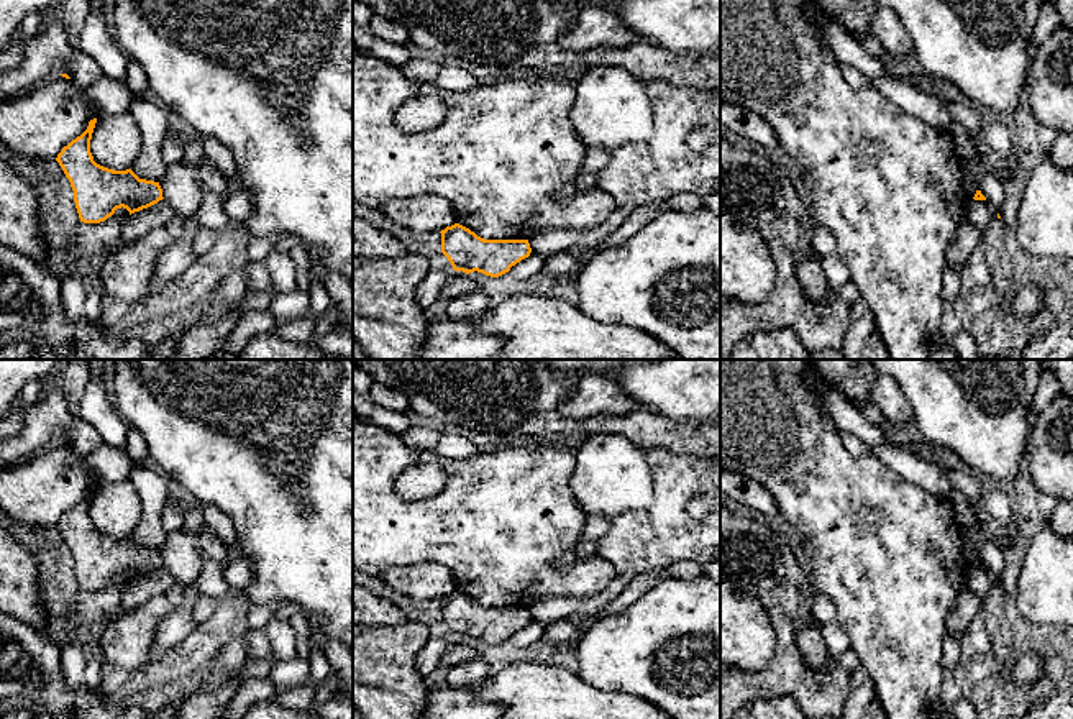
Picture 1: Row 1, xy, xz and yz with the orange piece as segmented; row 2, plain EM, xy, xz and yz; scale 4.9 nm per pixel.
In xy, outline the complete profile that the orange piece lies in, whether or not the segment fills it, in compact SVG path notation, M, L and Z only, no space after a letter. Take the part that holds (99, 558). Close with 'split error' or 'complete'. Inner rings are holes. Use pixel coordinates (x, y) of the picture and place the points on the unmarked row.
M97 486L90 488L87 497L56 525L74 558L80 589L100 591L116 576L123 575L131 583L162 568L159 550L139 547L131 537L113 538L94 529L90 507L95 491Z; complete

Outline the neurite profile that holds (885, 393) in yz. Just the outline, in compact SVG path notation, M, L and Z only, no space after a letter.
M878 374L874 384L870 389L870 399L881 410L888 424L904 427L912 420L909 402L904 399L902 391L889 374Z

